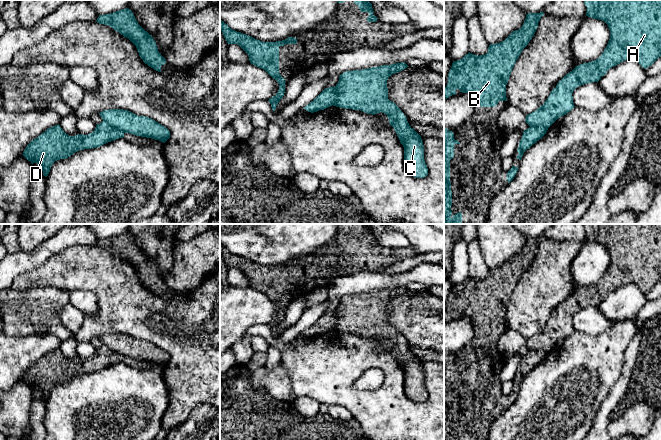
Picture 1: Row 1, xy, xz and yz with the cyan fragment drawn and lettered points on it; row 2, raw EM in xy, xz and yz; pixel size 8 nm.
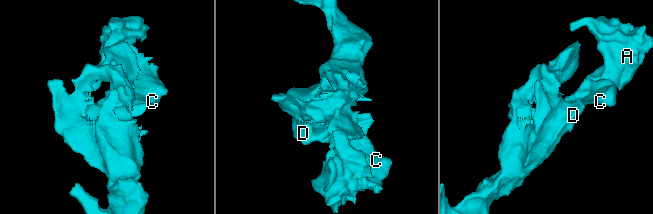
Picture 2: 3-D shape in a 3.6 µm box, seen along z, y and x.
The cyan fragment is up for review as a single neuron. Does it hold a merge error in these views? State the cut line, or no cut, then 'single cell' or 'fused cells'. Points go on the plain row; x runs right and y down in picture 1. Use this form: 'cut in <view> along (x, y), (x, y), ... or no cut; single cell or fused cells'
cut in xy along (103, 343), (113, 351), (124, 356); fused cells

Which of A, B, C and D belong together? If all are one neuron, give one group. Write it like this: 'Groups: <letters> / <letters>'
Groups: A C / B D

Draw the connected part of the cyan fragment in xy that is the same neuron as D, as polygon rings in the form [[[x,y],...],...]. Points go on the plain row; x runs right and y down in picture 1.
[[[104,344],[88,359],[69,360],[58,348],[32,364],[22,379],[31,388],[39,388],[43,399],[47,401],[55,385],[66,383],[79,374],[97,372],[123,361],[124,356],[113,352]]]

